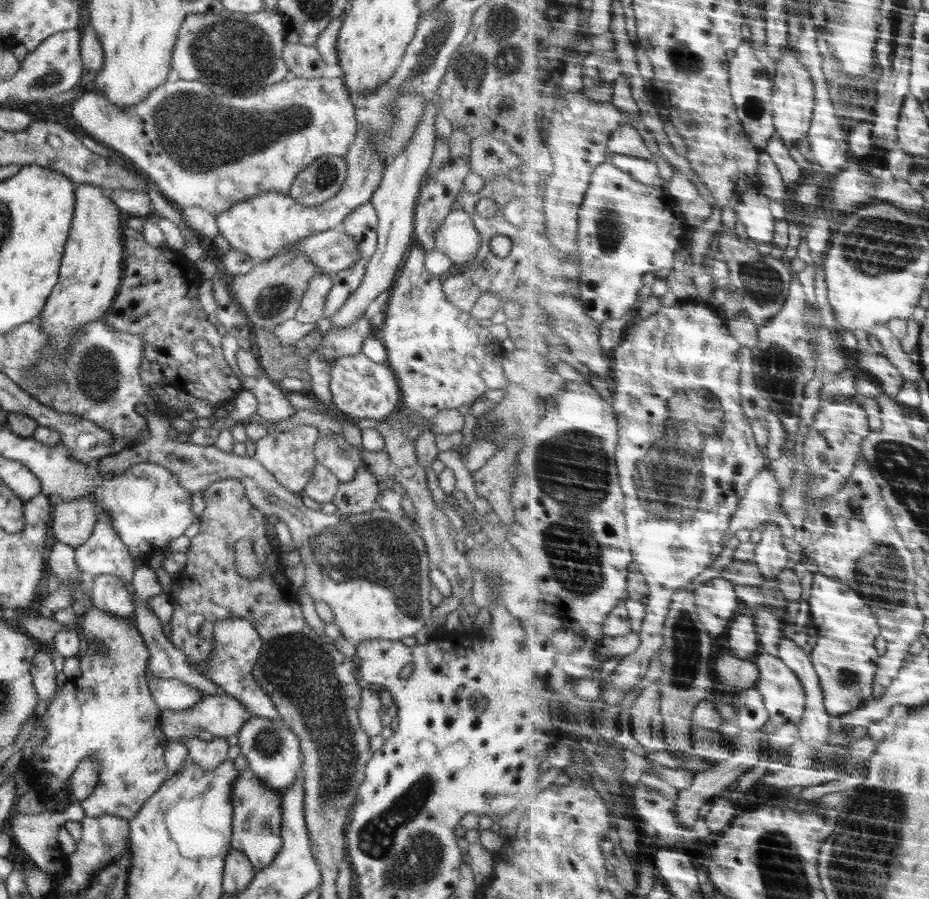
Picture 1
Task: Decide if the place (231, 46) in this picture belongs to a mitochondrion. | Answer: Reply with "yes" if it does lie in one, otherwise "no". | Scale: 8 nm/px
yes

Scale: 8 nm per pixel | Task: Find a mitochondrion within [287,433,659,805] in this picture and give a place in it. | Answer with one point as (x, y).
(375, 551)

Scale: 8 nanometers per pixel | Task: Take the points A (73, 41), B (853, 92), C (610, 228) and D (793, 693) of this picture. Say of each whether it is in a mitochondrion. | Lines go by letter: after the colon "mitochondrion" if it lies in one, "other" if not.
A: other
B: mitochondrion
C: mitochondrion
D: mitochondrion

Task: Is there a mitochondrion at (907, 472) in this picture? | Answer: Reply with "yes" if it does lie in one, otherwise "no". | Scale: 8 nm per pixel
yes

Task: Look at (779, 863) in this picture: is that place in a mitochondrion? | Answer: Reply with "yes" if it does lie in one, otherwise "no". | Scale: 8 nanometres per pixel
yes

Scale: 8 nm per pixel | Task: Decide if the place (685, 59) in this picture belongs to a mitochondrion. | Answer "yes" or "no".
yes

